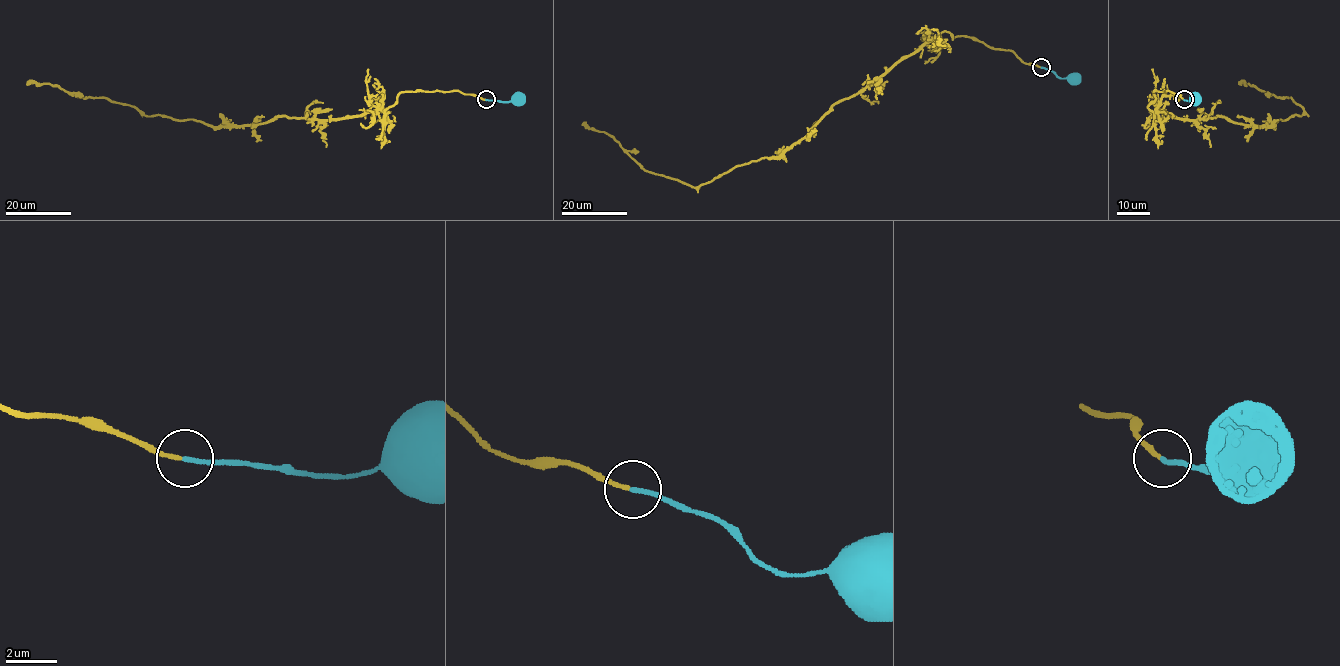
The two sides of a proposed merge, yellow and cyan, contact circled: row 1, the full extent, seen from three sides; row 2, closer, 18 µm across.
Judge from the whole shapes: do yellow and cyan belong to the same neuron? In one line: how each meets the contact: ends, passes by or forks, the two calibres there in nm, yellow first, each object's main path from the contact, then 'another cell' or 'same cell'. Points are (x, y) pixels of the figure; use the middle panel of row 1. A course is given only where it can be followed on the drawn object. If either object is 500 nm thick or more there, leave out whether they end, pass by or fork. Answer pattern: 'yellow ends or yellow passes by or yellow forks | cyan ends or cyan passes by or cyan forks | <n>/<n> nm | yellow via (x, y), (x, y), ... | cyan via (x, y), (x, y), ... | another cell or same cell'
yellow ends | cyan ends | 140/160 nm | yellow via (1041, 67), (943, 31), (838, 100), (778, 156), (736, 165), (697, 187), (646, 171), (612, 136), (581, 124) | cyan via (1041, 67), (1061, 78), (1072, 76) | same cell

